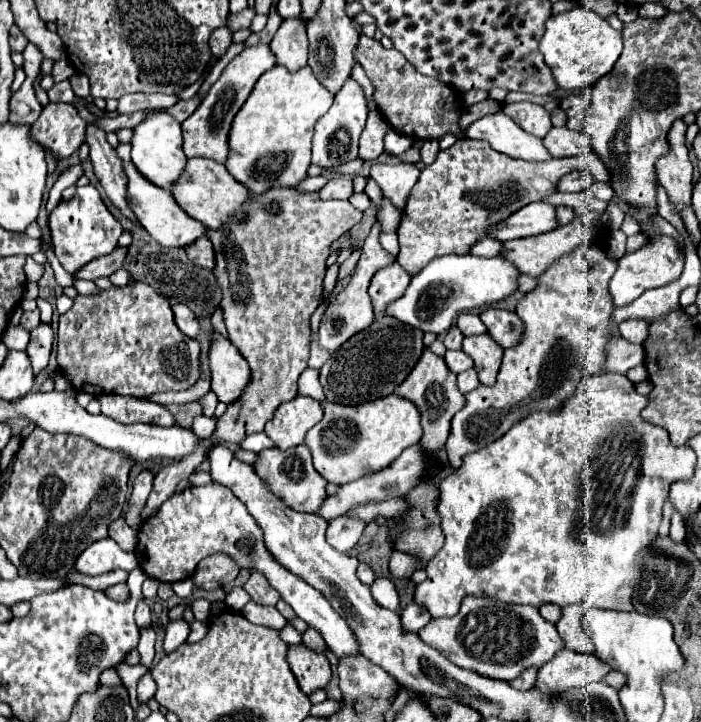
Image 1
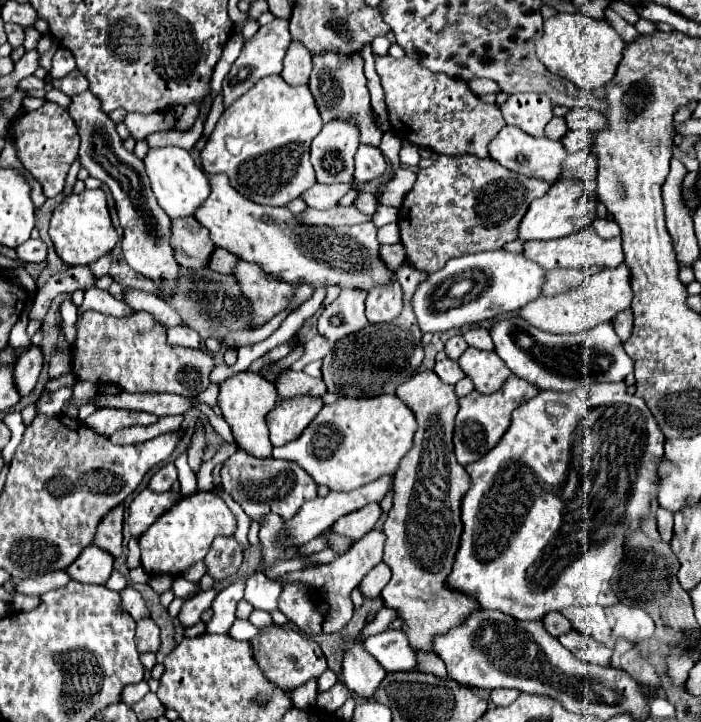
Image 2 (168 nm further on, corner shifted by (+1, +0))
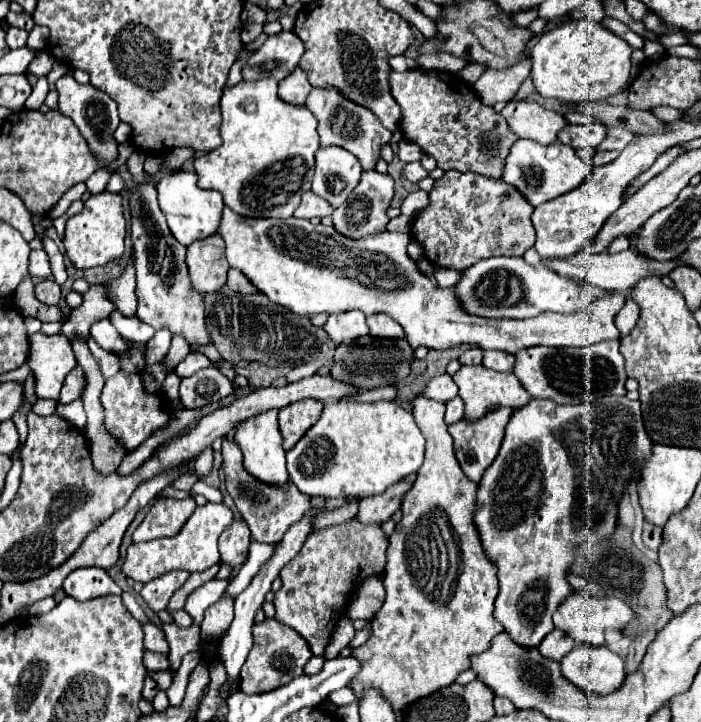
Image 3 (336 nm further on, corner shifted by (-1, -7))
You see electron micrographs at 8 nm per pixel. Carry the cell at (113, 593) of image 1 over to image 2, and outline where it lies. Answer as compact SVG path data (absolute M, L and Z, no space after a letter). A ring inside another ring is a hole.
M127 586L119 594L121 594L121 610L129 612L135 620L141 620L141 618L149 616L149 610L145 606L145 600L141 598L141 594L133 586Z

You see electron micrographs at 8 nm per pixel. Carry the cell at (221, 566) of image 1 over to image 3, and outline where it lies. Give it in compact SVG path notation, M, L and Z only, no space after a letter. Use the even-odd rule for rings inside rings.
M233 519L233 523L219 537L221 563L229 563L233 569L243 565L243 561L247 559L249 541L251 533L247 529L247 523L243 519Z

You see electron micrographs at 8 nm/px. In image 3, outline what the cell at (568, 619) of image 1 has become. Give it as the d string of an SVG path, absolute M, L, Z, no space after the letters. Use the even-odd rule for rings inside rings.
M581 645L561 659L561 673L589 699L617 691L625 681L623 659L607 647Z

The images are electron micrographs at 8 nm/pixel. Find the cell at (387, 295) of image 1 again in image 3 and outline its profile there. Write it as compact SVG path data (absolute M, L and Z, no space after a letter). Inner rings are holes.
M371 315L367 317L367 325L371 329L373 337L379 339L403 339L403 329L397 321L393 321L389 315Z

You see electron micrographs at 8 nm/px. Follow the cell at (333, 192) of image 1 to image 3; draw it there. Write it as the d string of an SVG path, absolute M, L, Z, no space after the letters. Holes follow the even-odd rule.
M307 191L307 193L303 193L303 201L295 209L293 215L299 219L313 219L313 217L323 219L323 217L329 217L331 213L333 213L333 207L327 201L317 197L313 191Z

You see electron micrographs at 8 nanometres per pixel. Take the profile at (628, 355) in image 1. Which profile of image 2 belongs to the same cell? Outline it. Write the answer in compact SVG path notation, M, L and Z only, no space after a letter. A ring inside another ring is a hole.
M511 316L511 318L495 322L489 328L489 334L495 342L495 352L499 354L501 360L505 360L509 370L513 374L533 382L541 390L567 392L567 378L577 380L581 384L587 384L587 382L623 382L623 378L635 370L635 362L633 362L633 358L629 358L629 354L625 354L623 342L615 334L611 320L601 322L601 326L595 326L587 332L581 332L581 334L549 334L549 332L537 330L535 326L529 326L529 322L521 322L521 318L517 318L517 316Z

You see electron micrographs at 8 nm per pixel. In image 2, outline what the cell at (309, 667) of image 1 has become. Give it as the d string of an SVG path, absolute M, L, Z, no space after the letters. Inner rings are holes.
M271 626L267 630L261 632L261 636L257 636L255 640L251 640L253 650L255 650L255 660L259 662L259 668L265 672L265 676L287 690L295 690L297 686L319 678L325 670L327 670L327 660L325 654L321 652L319 644L311 638L305 638L305 634L301 632L293 632L293 630L283 630L279 626Z

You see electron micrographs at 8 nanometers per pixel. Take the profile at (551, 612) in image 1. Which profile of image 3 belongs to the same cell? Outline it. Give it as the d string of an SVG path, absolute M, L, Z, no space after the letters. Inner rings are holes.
M553 629L539 645L539 653L551 661L561 661L571 649L575 649L579 643L575 643L567 633Z

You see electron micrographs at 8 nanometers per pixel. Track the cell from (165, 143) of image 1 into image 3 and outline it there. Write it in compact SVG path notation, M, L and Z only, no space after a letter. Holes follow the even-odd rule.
M177 171L171 175L165 175L159 185L159 207L167 219L167 225L171 227L171 233L175 235L175 239L189 247L191 241L199 241L211 235L219 233L219 221L221 221L221 213L225 209L223 197L217 191L203 191L197 187L197 175L193 171Z

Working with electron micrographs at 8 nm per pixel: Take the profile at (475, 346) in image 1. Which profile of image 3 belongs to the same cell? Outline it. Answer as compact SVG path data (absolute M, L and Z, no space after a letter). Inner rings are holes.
M483 365L477 367L461 367L455 375L453 375L455 385L459 387L459 397L465 403L465 417L467 421L477 421L481 419L485 413L493 411L495 407L511 407L511 409L521 409L531 401L531 395L523 389L523 385L519 383L519 379L513 373L499 373L493 369L487 369Z

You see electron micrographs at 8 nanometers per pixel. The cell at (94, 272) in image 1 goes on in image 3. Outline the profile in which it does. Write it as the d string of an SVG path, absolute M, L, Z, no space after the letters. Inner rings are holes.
M45 279L35 285L35 297L45 305L57 305L59 303L59 285L51 279Z

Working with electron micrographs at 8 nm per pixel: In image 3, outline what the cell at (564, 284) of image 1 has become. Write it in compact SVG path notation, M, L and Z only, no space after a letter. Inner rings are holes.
M499 407L499 409L495 409L495 411L491 411L491 413L487 413L485 417L483 417L483 421L479 419L479 421L475 421L475 423L467 423L467 421L459 421L459 423L453 423L451 427L449 427L449 433L451 433L451 437L453 437L453 445L455 445L455 455L457 455L457 461L459 461L459 465L461 465L461 469L463 469L463 473L471 479L471 481L475 481L475 483L479 483L481 481L481 477L483 477L483 473L485 473L485 469L495 461L495 457L497 457L497 453L499 453L499 447L501 447L501 441L503 441L503 431L505 431L505 425L507 425L507 421L509 421L509 417L511 417L511 409L507 407Z

